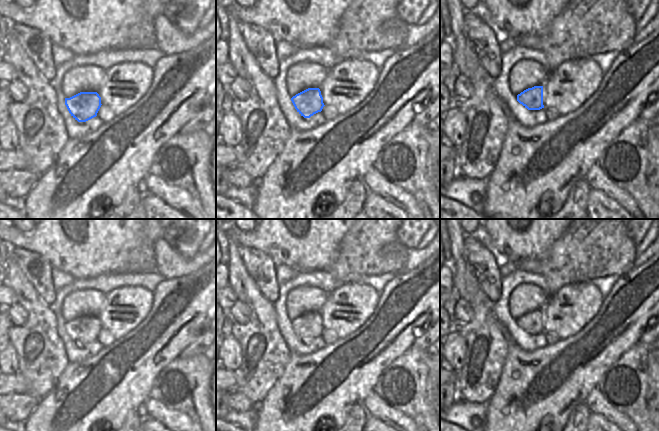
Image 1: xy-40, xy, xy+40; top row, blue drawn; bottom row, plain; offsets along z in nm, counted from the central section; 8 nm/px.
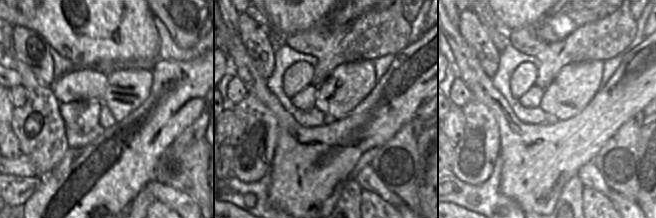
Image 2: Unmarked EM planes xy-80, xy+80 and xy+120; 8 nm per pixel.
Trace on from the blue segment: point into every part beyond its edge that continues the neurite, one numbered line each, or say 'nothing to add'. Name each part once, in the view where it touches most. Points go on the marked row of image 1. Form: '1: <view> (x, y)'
nothing to add

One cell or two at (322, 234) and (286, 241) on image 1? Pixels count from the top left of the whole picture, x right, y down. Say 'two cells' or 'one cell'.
one cell

